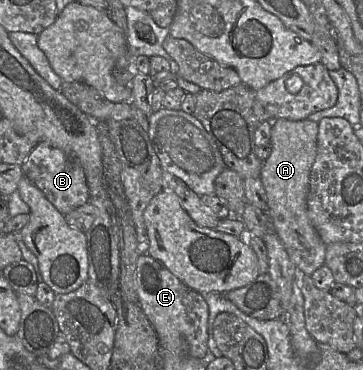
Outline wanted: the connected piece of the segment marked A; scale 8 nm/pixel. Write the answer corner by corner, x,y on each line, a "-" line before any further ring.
309,119
272,121
270,156
263,162
260,179
267,196
267,213
291,261
311,276
325,265
327,244
313,227
307,212
309,177
317,154
318,123

